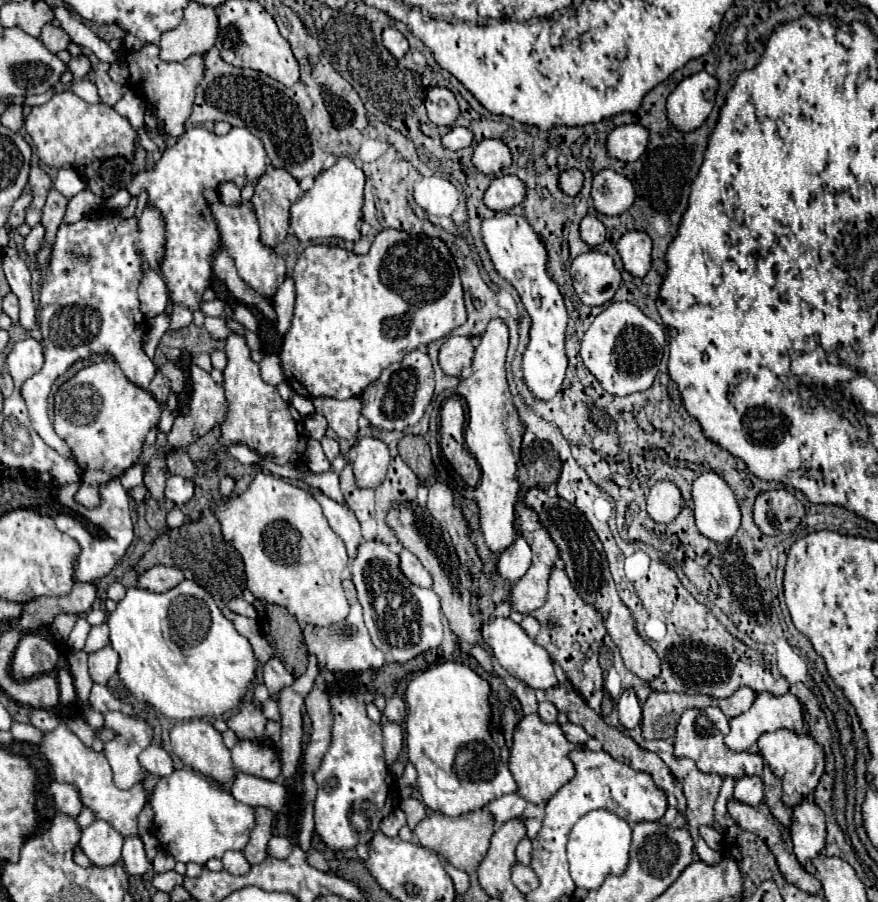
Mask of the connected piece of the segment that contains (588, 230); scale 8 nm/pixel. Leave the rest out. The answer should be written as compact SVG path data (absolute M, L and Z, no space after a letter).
M586 216L586 218L580 222L580 238L582 238L588 246L596 248L596 246L600 246L600 244L604 242L604 238L606 238L606 228L604 228L604 224L602 224L596 216Z

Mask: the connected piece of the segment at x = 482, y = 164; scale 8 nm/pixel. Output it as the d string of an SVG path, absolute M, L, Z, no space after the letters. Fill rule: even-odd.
M482 140L474 148L472 162L474 162L478 172L482 172L486 176L494 176L494 174L500 174L504 168L508 168L512 164L512 156L510 156L510 150L504 142Z

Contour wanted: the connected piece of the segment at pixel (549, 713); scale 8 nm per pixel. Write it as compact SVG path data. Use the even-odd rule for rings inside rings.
M544 701L539 703L538 716L542 722L556 722L556 716L558 716L558 710L552 706L549 701Z

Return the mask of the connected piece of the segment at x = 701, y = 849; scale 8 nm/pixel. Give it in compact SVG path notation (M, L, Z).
M696 834L696 836L694 836L694 844L696 844L696 850L698 850L698 856L700 856L706 864L720 864L722 854L718 854L718 852L710 850L710 848L708 848L708 844L702 840L702 836L700 836L700 834Z

